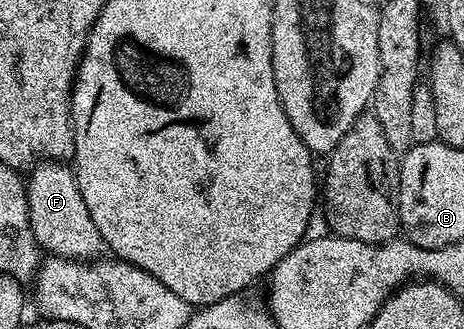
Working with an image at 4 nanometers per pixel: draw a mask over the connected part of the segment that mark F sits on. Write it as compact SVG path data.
M40 161L32 167L29 175L26 185L30 228L40 249L67 259L96 259L105 245L81 196L74 171L58 161Z

